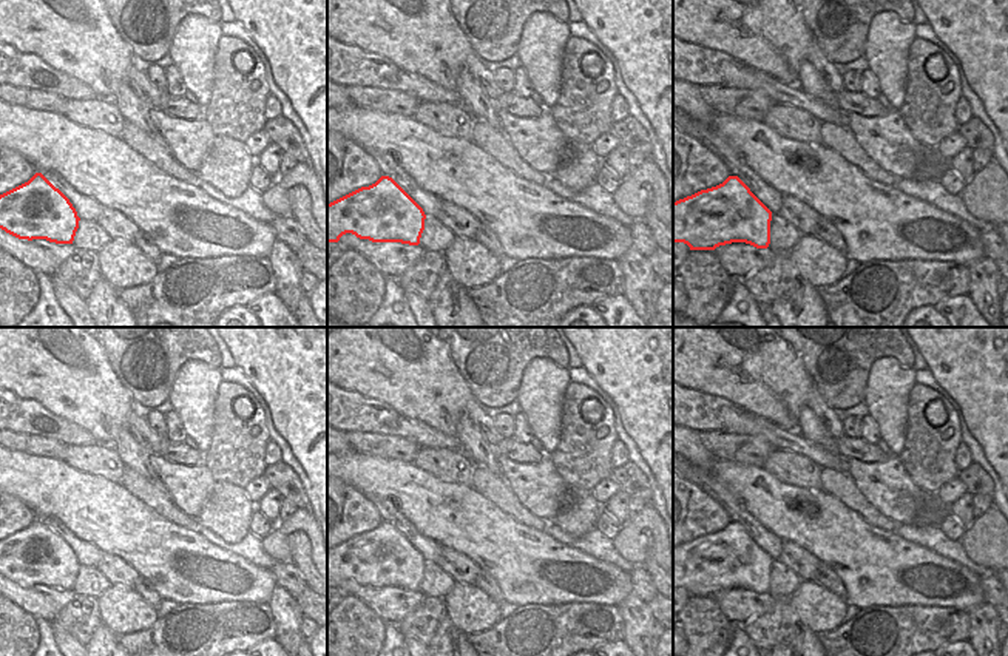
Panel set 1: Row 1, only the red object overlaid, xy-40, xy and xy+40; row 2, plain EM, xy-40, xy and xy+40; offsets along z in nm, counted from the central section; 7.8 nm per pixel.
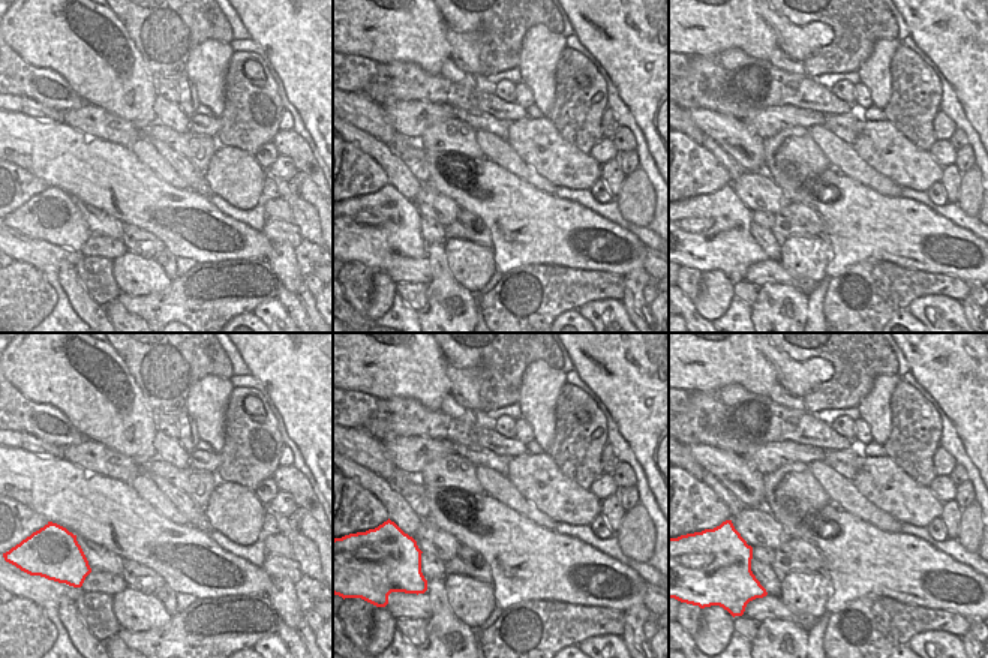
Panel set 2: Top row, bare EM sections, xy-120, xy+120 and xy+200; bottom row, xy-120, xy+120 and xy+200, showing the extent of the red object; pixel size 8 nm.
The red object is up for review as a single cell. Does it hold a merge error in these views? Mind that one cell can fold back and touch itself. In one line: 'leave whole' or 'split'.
leave whole

